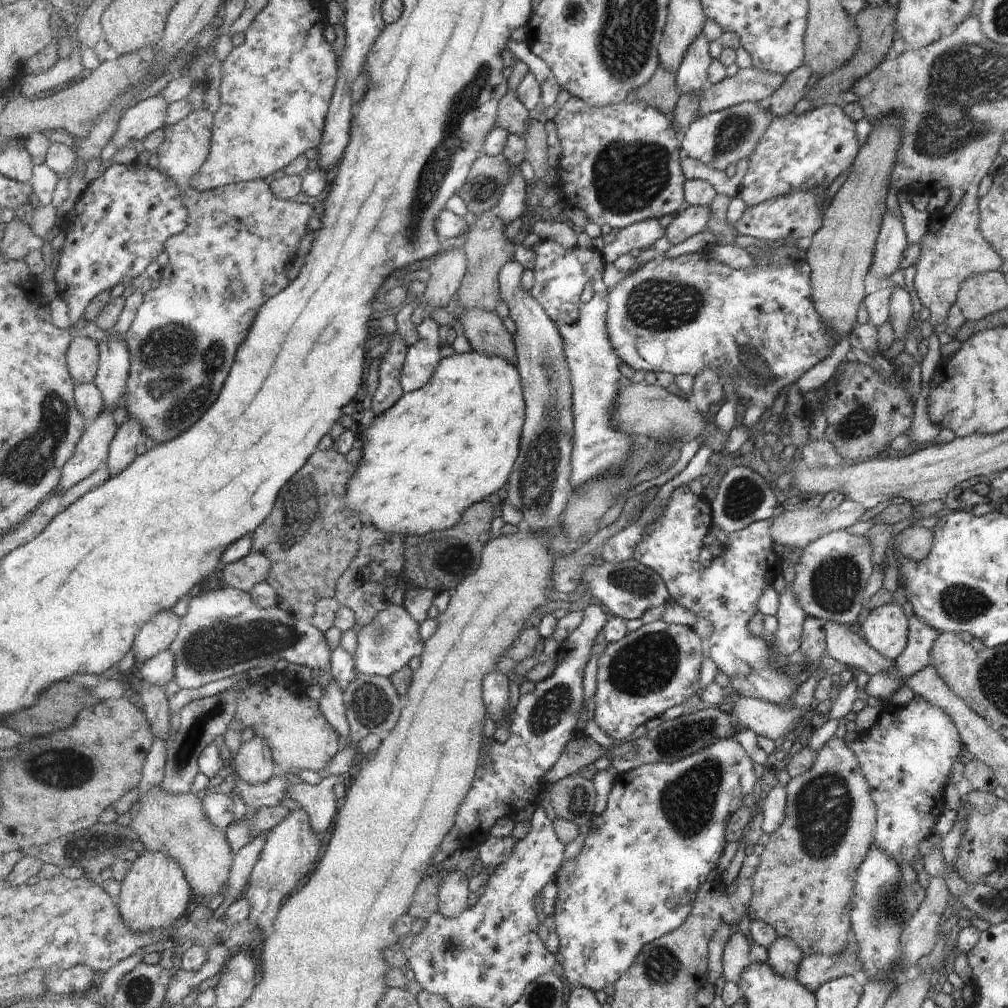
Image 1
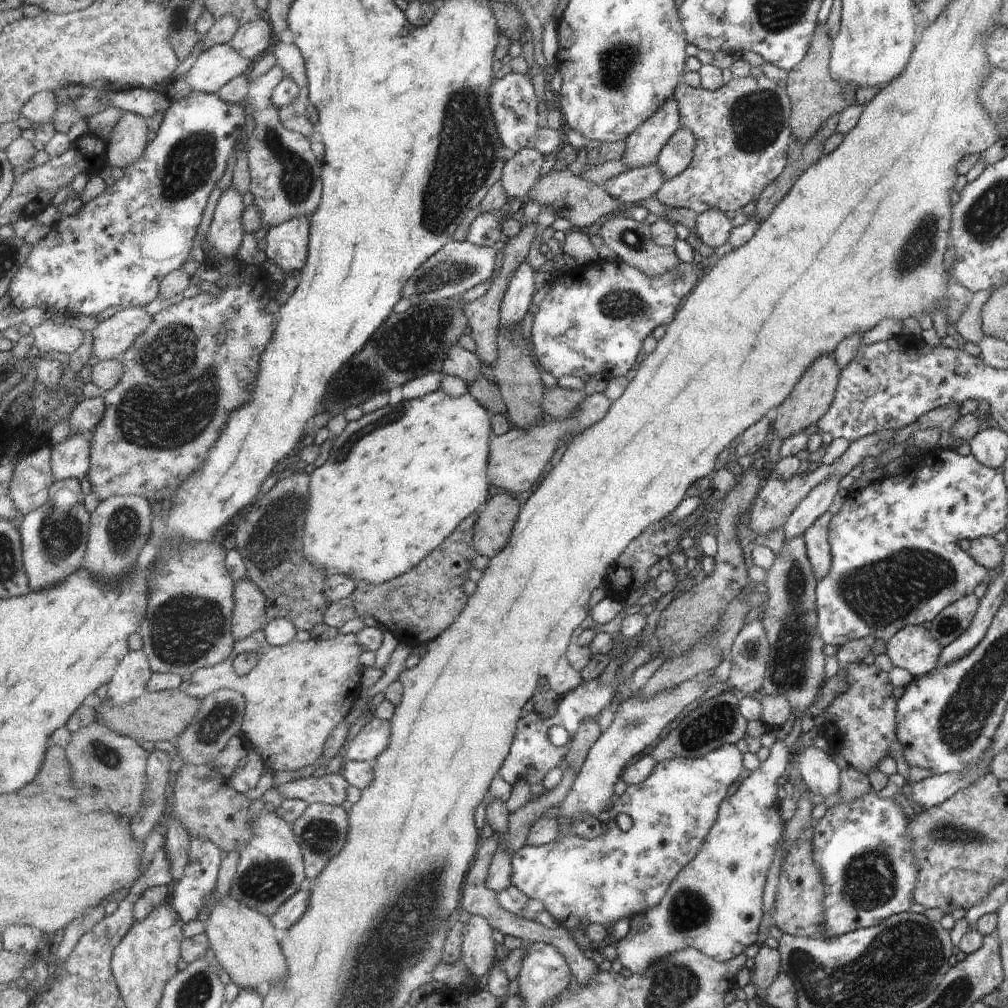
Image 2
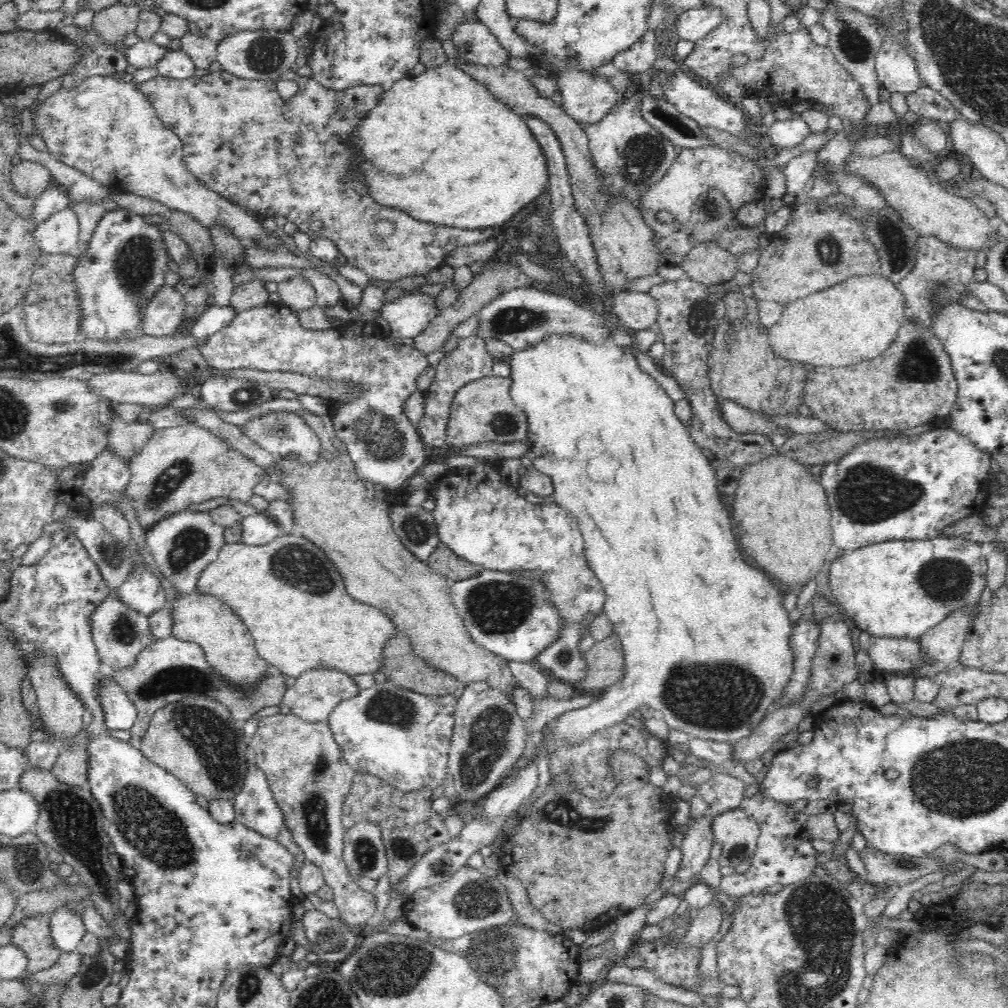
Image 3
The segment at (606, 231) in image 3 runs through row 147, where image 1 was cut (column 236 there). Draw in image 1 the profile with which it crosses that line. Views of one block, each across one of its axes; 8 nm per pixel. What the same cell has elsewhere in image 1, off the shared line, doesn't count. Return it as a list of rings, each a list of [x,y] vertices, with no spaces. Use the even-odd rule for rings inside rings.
[[[253,551],[247,558],[225,565],[222,569],[222,579],[226,585],[250,593],[257,584],[267,580],[270,570],[269,558],[261,552]]]

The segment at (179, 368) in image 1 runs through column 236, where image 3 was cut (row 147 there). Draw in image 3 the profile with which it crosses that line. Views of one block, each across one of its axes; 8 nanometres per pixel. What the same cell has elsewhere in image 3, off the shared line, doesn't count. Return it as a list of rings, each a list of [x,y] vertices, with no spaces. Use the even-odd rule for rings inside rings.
[[[216,70],[201,78],[192,76],[186,80],[174,80],[159,74],[135,87],[149,100],[164,125],[182,139],[183,163],[193,178],[234,205],[257,212],[261,218],[284,216],[311,240],[333,239],[338,250],[348,258],[347,262],[358,270],[364,270],[372,279],[395,281],[412,275],[426,276],[442,267],[446,256],[456,248],[486,242],[496,234],[493,227],[465,229],[422,222],[400,208],[378,204],[376,198],[372,198],[362,170],[366,156],[360,148],[354,148],[354,134],[368,112],[378,106],[387,86],[356,85],[337,91],[293,71],[284,72],[277,79],[263,81]],[[279,80],[294,80],[298,83],[298,92],[289,99],[283,99],[276,89]],[[316,220],[322,222],[320,230],[312,229],[312,222]],[[382,220],[394,225],[394,232],[386,238],[376,236],[376,224]]]

